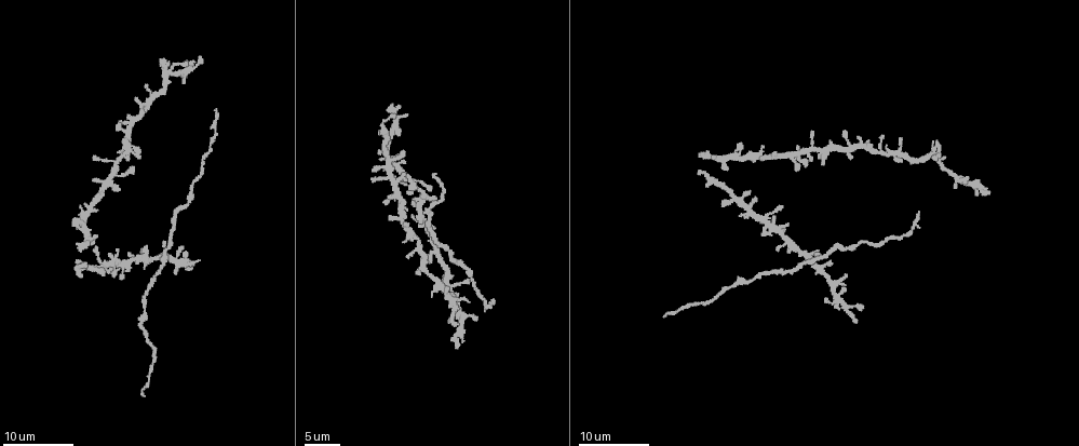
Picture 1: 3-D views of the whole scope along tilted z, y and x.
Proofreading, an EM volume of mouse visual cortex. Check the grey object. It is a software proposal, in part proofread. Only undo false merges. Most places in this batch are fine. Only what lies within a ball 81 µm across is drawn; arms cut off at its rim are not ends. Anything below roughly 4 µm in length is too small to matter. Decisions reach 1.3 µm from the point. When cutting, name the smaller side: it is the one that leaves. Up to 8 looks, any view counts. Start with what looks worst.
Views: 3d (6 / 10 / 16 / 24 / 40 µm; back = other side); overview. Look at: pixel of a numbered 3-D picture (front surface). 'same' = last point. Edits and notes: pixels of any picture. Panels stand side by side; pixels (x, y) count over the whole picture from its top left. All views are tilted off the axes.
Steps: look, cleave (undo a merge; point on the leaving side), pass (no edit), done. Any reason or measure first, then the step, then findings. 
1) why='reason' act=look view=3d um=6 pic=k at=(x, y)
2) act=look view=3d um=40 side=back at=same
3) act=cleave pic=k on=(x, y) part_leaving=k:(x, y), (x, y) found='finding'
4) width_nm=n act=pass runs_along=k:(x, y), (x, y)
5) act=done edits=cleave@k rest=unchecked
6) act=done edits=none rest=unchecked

act=look view=3d um=16 pic=1 at=(423, 256)

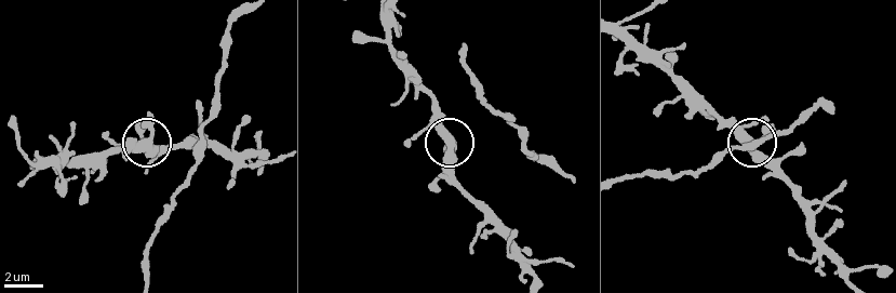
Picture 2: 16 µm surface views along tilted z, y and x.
act=look view=3d um=6 pic=2 at=(148, 145)

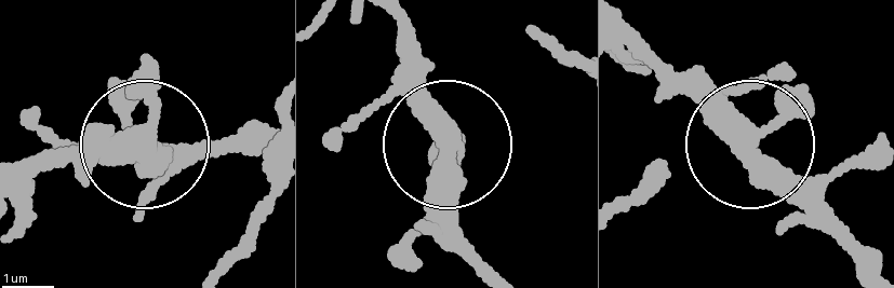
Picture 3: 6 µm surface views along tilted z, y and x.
side_arm_um=13 arms=3 act=pass found='one neuron here'

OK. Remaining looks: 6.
why='two arms in line, one across' act=look view=3d um=16 pic=1 at=(912, 231)

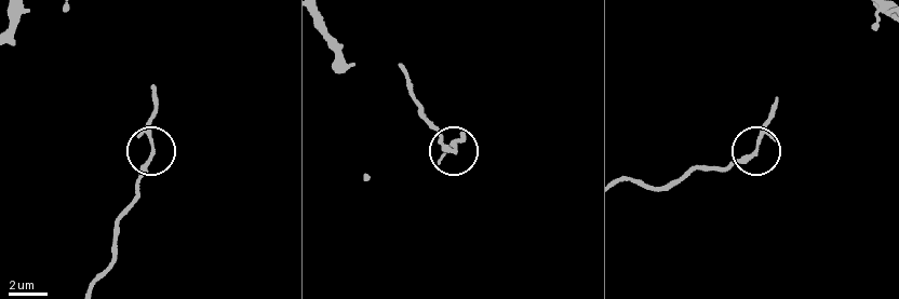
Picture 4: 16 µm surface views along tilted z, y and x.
act=look view=3d um=6 pic=4 at=(151, 148)

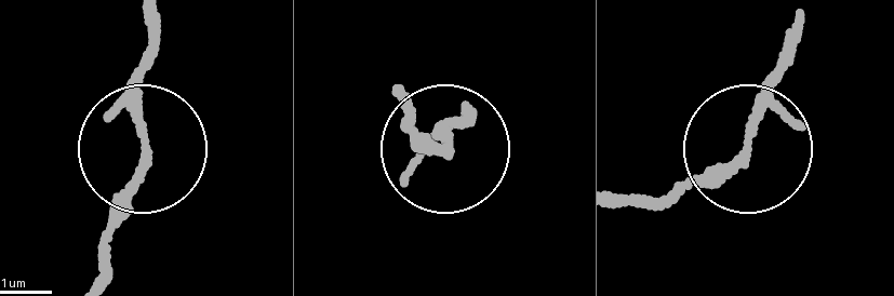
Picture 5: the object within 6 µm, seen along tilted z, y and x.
width_nm=140 act=pass runs_along=5:(623, 205), (659, 203), (729, 161), (783, 53) found='continuous, no second neuron'

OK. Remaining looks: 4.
why='sudden change in width' act=look view=3d um=24 pic=1 at=(429, 211)

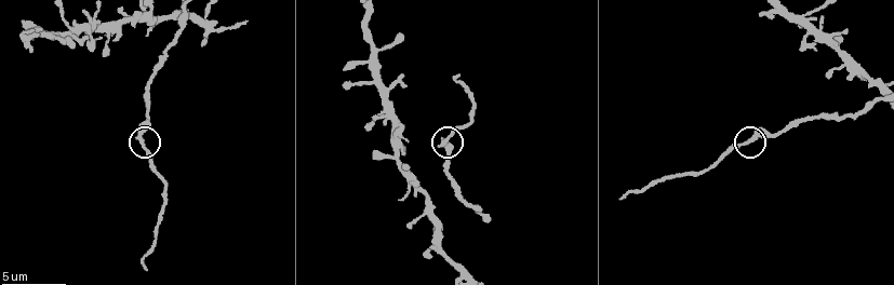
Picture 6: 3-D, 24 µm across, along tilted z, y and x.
act=look view=3d um=10 pic=6 at=(141, 143)

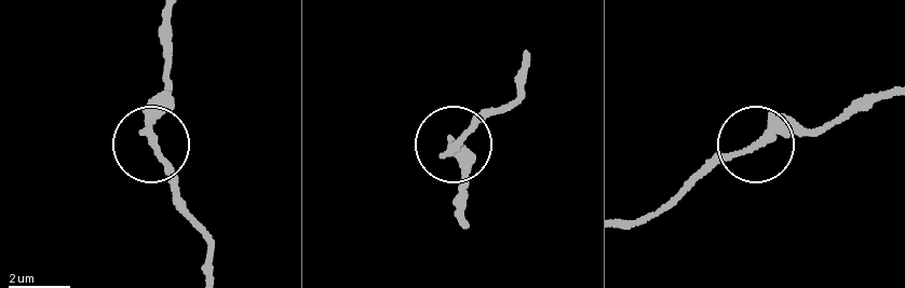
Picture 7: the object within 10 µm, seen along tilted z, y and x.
width_nm=240 act=pass found='continuous, no second neuron'

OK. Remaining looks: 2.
why='looks like a crossing' act=look view=3d um=10 pic=6 at=(805, 13)

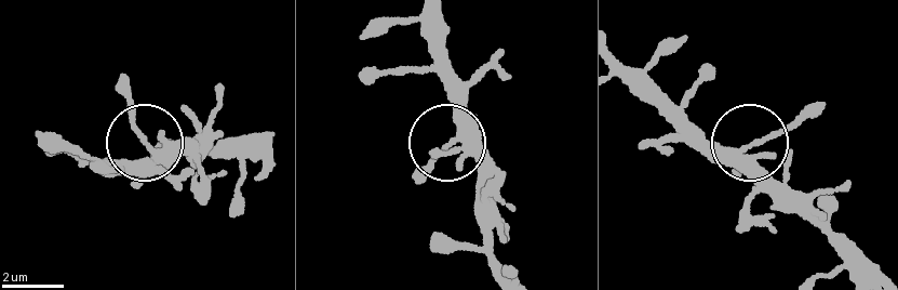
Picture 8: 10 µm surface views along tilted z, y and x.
width_nm=290 act=pass runs_along=8:(423, 14), (460, 124), (430, 166), (413, 171) found='all the same neuron'

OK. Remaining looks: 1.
act=done edits=none rest=unchecked

